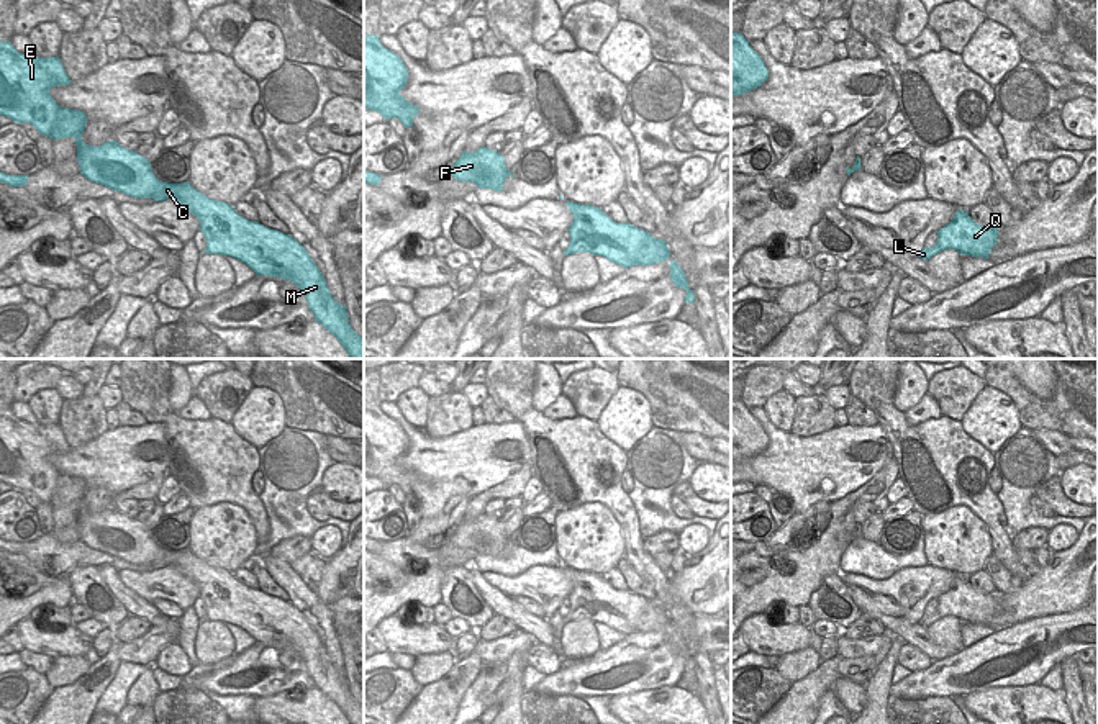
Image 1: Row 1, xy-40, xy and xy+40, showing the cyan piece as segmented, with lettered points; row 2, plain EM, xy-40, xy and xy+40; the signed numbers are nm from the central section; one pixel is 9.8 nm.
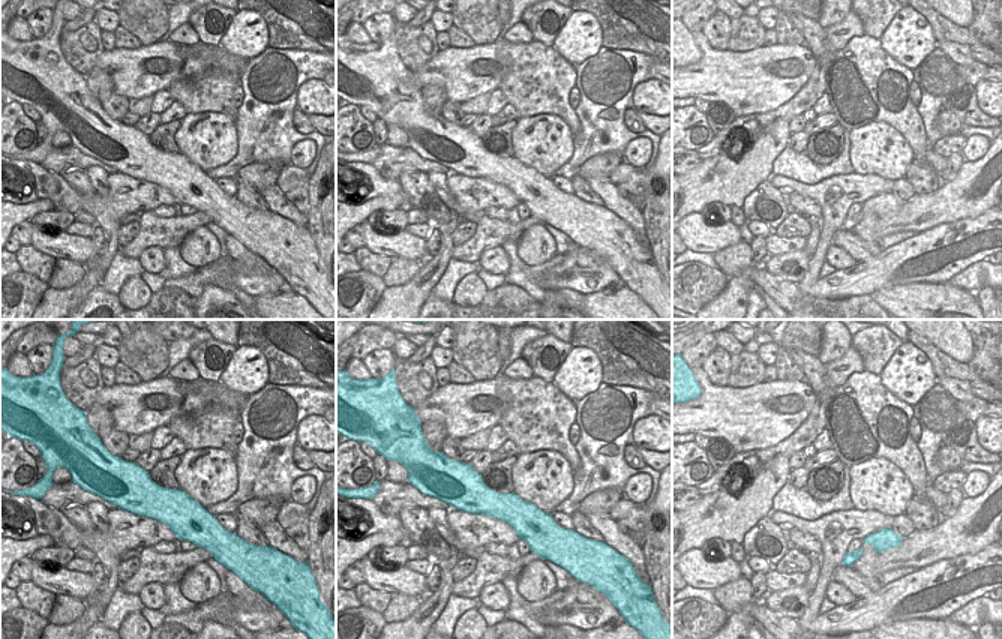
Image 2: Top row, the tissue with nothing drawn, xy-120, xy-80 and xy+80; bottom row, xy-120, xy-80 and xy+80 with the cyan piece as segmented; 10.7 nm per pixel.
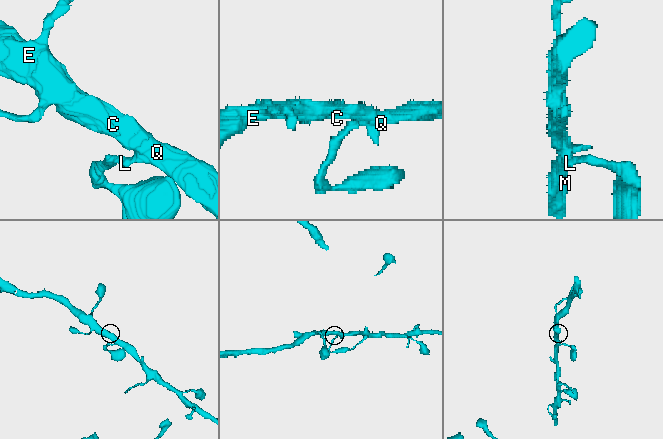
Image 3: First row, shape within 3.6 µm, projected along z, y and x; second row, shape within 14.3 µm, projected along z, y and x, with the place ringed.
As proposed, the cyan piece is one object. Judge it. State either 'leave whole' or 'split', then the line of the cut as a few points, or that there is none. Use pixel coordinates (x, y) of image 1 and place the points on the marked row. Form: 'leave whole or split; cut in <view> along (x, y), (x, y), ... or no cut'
leave whole; no cut

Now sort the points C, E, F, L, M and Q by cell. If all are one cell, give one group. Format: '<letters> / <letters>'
C E F L M Q

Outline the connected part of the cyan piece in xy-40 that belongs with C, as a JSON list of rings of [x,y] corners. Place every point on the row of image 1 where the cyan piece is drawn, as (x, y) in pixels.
[[[0,41],[0,115],[13,123],[29,123],[51,139],[74,138],[80,174],[90,182],[134,198],[174,200],[198,218],[198,231],[206,239],[203,252],[231,256],[256,275],[290,280],[303,292],[315,321],[343,344],[351,359],[364,359],[364,339],[351,328],[346,305],[331,296],[323,274],[298,241],[239,216],[231,205],[210,200],[190,182],[159,180],[146,157],[116,141],[85,144],[85,113],[59,106],[49,93],[52,87],[69,84],[59,56],[29,57],[10,41]]]

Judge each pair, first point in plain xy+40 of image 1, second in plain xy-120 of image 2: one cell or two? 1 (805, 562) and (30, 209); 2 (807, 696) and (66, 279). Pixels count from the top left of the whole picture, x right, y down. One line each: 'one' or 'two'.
1: one
2: two

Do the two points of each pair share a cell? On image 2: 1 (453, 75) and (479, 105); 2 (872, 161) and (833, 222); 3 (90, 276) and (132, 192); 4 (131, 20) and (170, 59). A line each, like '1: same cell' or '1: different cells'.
1: different cells
2: different cells
3: same cell
4: different cells

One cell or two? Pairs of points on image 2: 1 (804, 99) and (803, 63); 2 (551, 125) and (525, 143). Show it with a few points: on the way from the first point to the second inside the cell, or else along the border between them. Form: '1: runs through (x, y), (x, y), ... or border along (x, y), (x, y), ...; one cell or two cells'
1: border along (816, 59), (807, 81), (777, 107); two cells
2: runs through (545, 131), (531, 143); one cell

